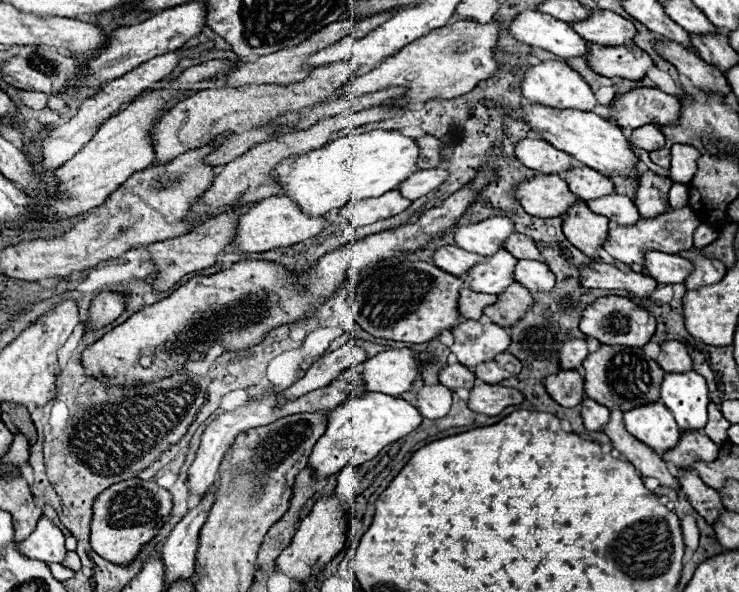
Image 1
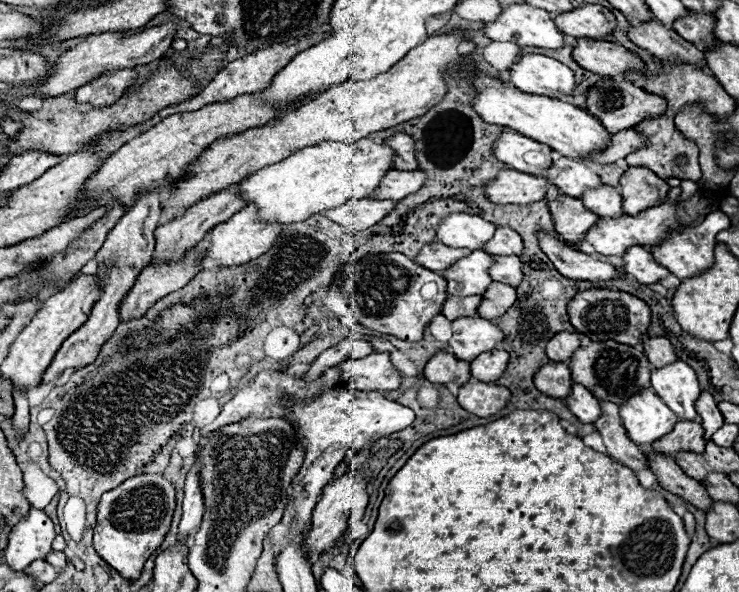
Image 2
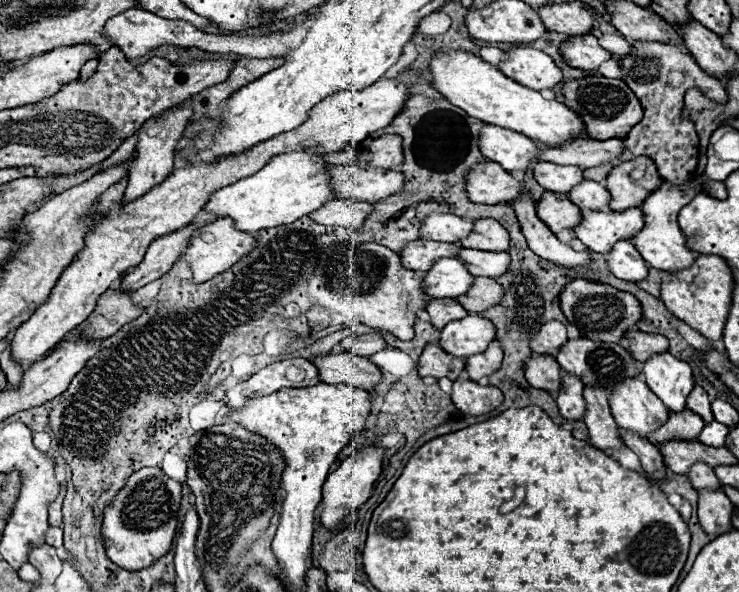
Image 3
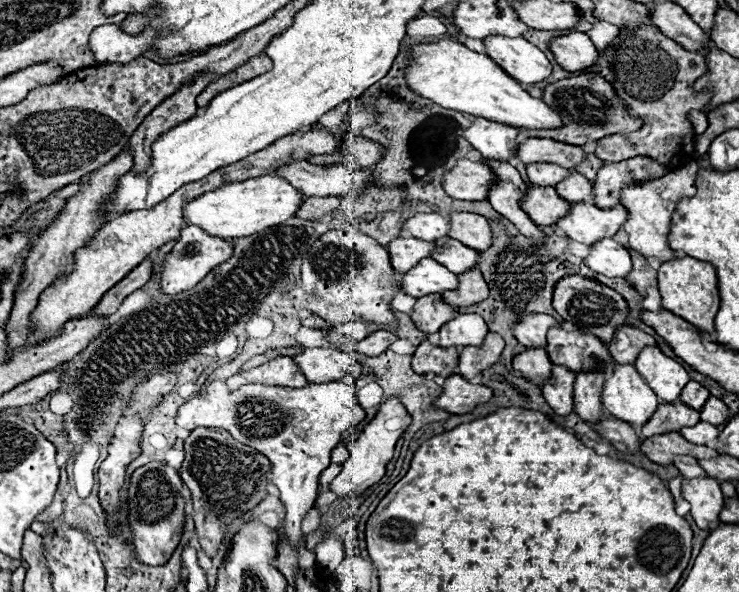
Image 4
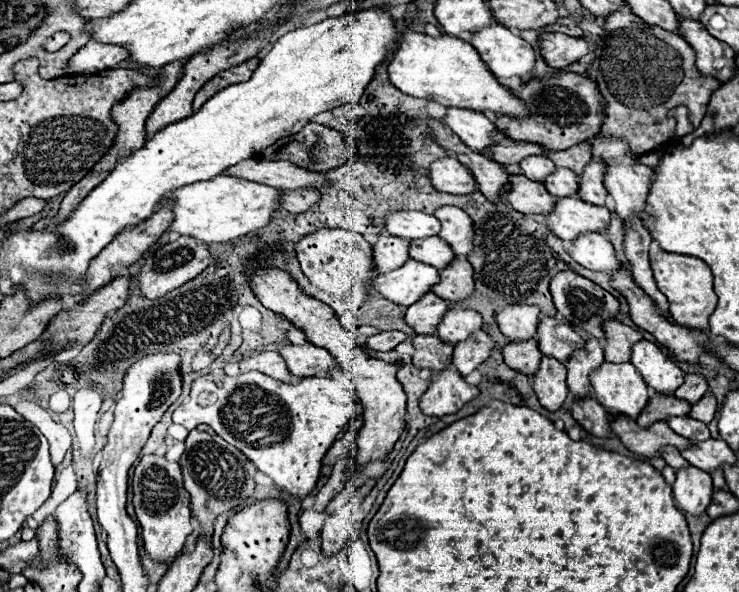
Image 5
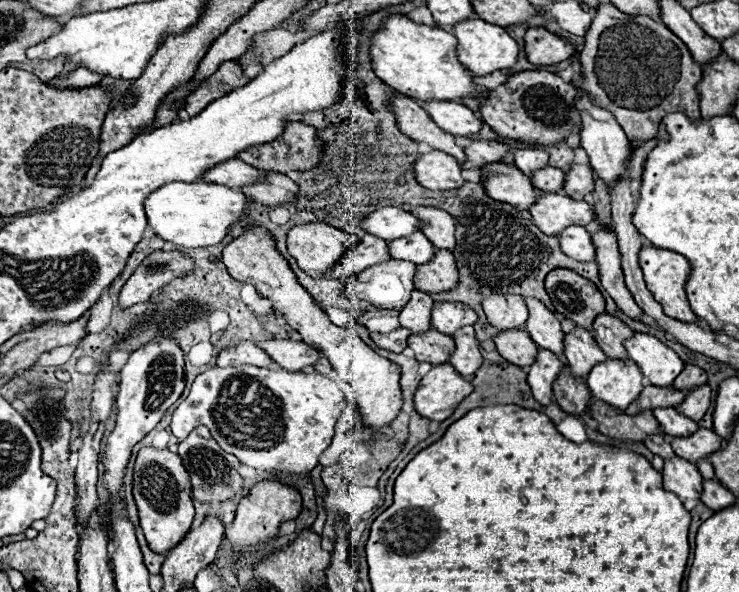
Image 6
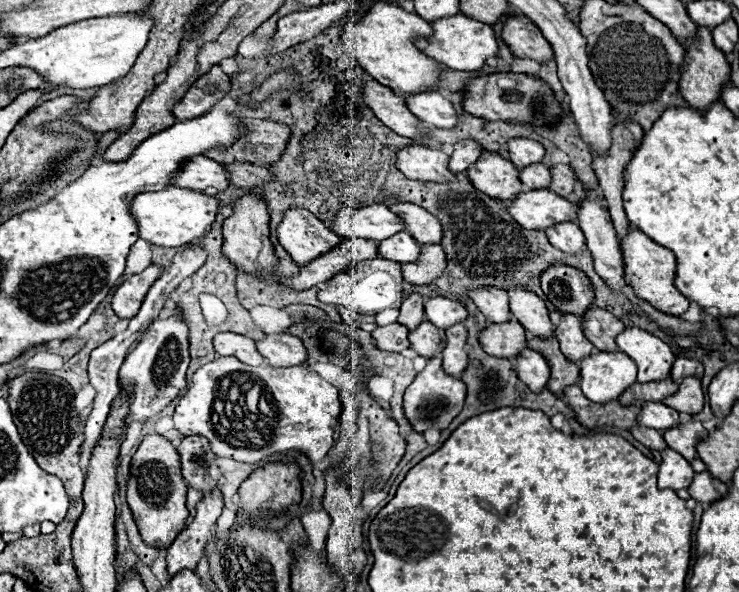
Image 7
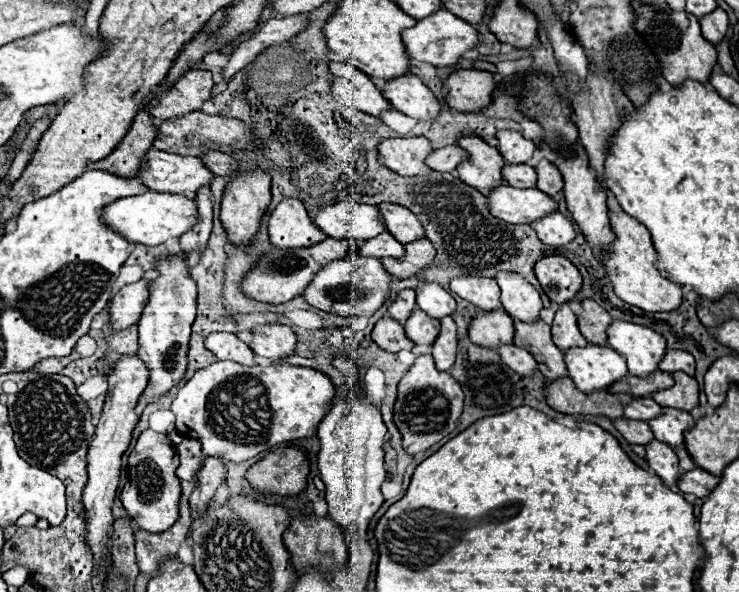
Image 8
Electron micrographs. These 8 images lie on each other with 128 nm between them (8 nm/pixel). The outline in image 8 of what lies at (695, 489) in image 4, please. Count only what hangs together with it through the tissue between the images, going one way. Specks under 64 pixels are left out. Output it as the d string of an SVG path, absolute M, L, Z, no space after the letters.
M658 440L646 444L646 460L668 488L678 486L678 478L684 474L684 470L678 466L678 456L668 444Z

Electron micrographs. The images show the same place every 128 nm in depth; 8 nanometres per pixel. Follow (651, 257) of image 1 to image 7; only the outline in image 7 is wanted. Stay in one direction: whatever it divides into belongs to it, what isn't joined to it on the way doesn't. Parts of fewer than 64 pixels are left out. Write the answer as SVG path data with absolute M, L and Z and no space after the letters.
M562 222L558 226L552 226L546 230L546 236L550 244L566 254L578 254L584 248L584 234L574 222Z

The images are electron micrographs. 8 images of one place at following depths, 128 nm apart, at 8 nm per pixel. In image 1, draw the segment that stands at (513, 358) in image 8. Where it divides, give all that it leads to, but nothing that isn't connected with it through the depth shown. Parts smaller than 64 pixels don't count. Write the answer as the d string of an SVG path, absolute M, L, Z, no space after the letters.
M584 398L584 402L580 404L580 414L584 418L584 426L590 432L602 432L606 422L610 420L610 410L590 398Z

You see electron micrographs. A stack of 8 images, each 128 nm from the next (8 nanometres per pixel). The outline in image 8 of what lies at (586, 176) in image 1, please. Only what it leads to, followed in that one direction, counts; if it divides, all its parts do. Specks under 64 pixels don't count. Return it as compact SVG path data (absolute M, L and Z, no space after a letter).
M502 130L498 132L498 150L508 164L526 164L532 158L536 146L532 140L526 140L520 132Z

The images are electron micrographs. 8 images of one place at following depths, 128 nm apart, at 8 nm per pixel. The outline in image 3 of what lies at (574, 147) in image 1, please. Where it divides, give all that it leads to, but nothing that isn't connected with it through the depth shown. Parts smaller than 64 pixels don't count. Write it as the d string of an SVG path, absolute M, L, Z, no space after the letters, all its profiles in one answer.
M442 48L432 56L430 62L432 86L444 94L454 106L466 110L470 116L496 124L514 132L520 132L546 146L564 146L576 140L584 132L584 122L566 104L558 100L546 100L540 92L520 86L518 82L506 78L498 68L486 64L480 56L464 50Z

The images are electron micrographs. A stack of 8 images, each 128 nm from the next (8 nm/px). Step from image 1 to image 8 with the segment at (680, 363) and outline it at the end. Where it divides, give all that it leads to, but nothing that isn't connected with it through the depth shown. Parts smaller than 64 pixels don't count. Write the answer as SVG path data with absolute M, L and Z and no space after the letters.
M582 300L582 314L578 314L578 326L582 336L590 342L590 344L598 344L604 346L606 344L606 330L612 322L610 314L606 314L606 310L602 310L602 306L598 306L594 300Z

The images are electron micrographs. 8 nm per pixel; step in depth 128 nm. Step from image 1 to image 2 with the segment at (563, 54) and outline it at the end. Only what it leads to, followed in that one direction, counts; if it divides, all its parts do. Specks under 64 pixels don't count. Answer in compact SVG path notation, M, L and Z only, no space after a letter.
M514 4L510 8L504 8L494 22L486 24L486 36L498 42L514 42L520 46L536 46L536 48L550 48L550 50L558 50L564 46L564 34L554 26L550 14L530 4Z

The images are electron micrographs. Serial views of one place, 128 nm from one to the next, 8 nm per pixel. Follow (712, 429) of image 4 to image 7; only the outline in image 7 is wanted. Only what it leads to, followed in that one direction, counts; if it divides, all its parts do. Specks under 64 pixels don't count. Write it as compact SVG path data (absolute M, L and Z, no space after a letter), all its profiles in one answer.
M646 402L642 412L638 414L638 422L664 432L680 424L680 414L660 402Z

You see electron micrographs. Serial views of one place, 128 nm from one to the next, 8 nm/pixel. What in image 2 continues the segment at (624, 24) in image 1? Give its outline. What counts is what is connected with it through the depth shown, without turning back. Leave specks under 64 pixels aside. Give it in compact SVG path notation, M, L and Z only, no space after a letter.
M586 4L578 6L572 12L552 16L556 26L574 38L594 38L594 40L604 40L614 34L618 22L614 14L598 4Z

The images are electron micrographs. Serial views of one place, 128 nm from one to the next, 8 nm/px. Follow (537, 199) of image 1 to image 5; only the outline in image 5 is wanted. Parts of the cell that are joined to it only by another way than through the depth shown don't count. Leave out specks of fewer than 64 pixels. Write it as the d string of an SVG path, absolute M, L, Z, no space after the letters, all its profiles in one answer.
M454 156L436 160L430 168L430 178L438 192L462 196L462 194L472 194L476 190L476 180L470 168L460 166L460 162Z

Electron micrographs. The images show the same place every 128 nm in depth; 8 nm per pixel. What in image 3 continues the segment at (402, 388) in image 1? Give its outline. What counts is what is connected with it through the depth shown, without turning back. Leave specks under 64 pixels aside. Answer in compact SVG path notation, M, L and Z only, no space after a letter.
M354 352L342 354L326 354L322 358L312 360L318 366L320 378L326 384L354 384L362 390L372 390L382 384L380 368L366 356L358 356Z

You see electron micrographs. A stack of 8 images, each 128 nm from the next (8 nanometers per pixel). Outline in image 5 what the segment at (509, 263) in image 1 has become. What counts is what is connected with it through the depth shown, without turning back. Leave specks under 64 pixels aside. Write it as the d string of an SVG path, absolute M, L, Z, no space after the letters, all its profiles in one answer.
M408 260L402 268L394 272L380 274L372 282L372 290L382 294L382 298L392 300L402 306L410 306L430 292L430 286L440 282L438 268L422 264L418 260Z

